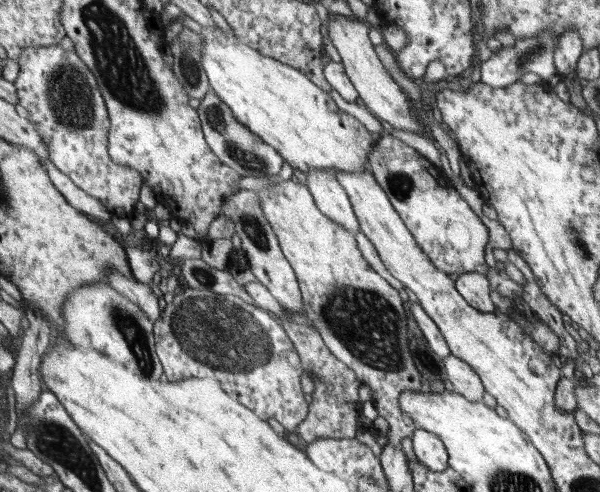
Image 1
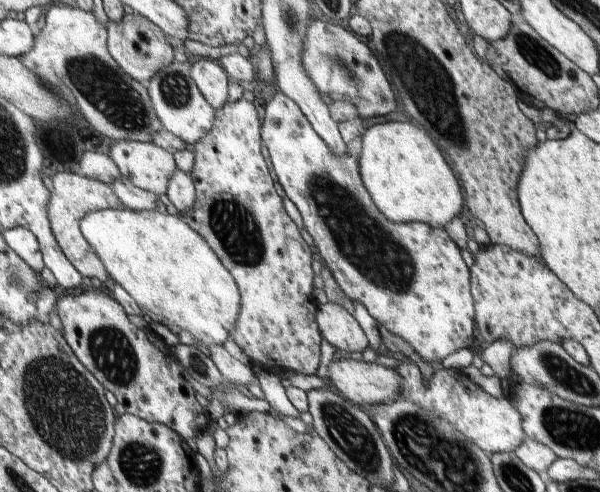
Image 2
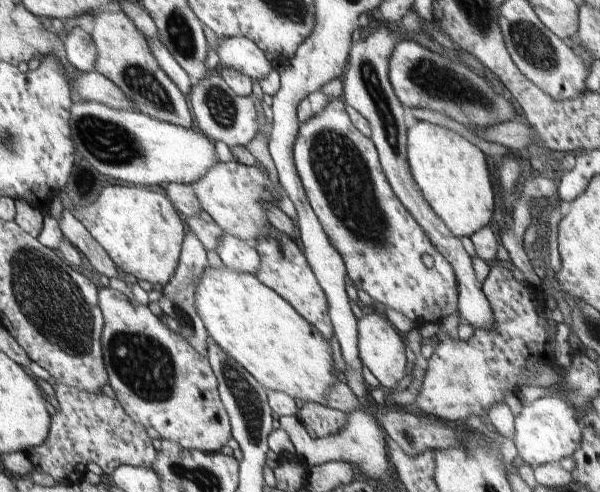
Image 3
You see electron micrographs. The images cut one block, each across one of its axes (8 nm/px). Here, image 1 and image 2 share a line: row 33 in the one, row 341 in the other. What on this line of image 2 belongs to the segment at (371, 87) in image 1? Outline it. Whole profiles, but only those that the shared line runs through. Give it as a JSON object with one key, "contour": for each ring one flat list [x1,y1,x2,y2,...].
{"contour":[[333,302,318,305,317,326,326,340,338,350,363,352,369,346,367,334,352,313]]}

